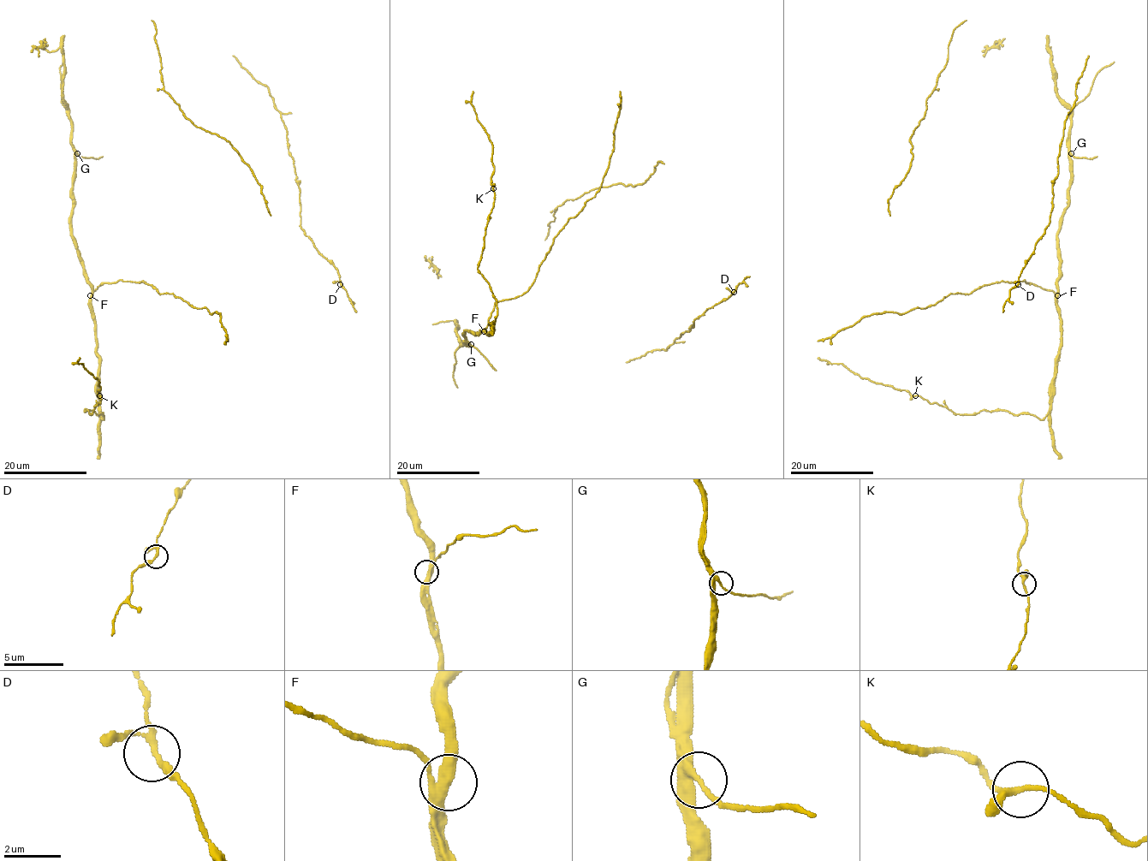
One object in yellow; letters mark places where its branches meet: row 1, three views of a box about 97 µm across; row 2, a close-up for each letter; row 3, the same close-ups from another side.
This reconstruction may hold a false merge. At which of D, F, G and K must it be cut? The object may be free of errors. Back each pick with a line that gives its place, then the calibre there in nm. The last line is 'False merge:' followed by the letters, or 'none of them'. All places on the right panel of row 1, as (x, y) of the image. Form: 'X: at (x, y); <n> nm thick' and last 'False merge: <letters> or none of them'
False merge: none of them

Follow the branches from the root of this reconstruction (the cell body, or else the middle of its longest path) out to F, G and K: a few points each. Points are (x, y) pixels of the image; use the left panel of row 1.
F: (157, 292), (143, 281), (118, 280), (102, 283), (90, 295)
G: (157, 292), (143, 281), (118, 280), (102, 283), (92, 294), (92, 284), (71, 230), (74, 163), (78, 153)
K: (157, 292), (143, 281), (118, 280), (92, 293), (104, 419), (103, 413), (84, 410), (92, 414), (99, 395)

